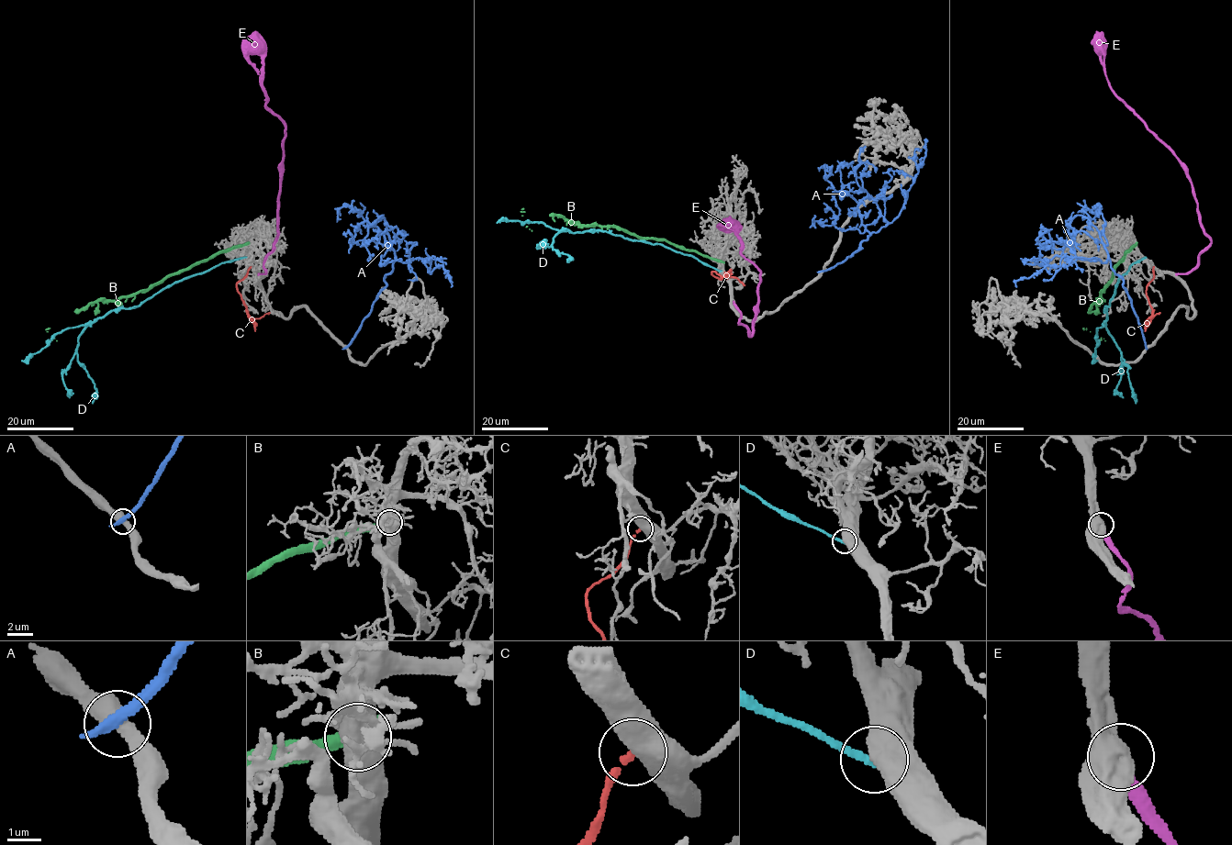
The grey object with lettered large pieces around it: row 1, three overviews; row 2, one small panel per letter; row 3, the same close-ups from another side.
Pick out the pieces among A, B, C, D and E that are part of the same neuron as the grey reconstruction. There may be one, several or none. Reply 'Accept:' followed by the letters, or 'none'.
Accept: E

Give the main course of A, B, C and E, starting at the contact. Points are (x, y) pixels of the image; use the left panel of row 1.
A: (346, 348), (386, 285), (384, 278), (395, 259), (383, 215), (368, 227), (364, 243), (375, 237), (374, 228)
B: (246, 244), (213, 254), (166, 275), (147, 289), (116, 300), (99, 301), (82, 308), (54, 339), (56, 340)
C: (251, 266), (237, 283), (237, 292), (251, 317), (261, 318), (270, 312)
E: (258, 274), (265, 272), (263, 260), (278, 232), (285, 124), (266, 106), (261, 37), (254, 31)

